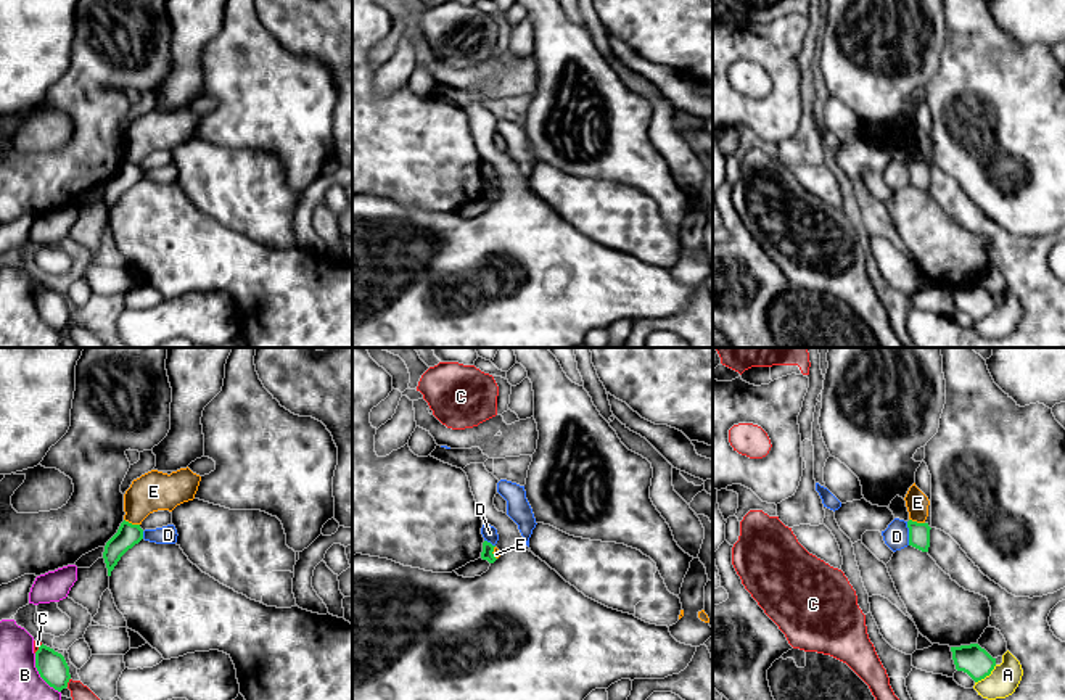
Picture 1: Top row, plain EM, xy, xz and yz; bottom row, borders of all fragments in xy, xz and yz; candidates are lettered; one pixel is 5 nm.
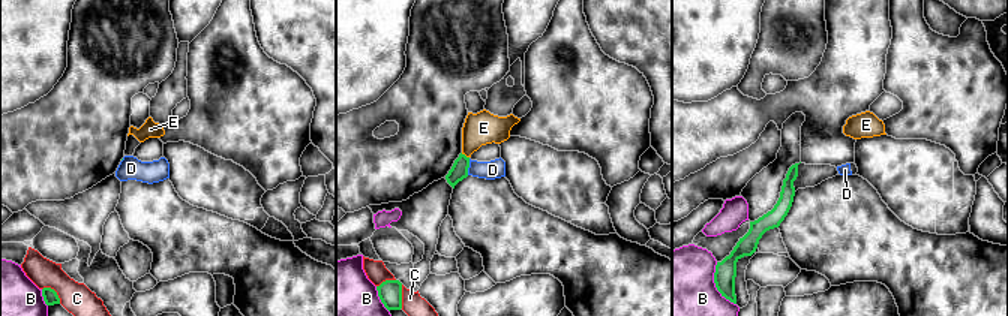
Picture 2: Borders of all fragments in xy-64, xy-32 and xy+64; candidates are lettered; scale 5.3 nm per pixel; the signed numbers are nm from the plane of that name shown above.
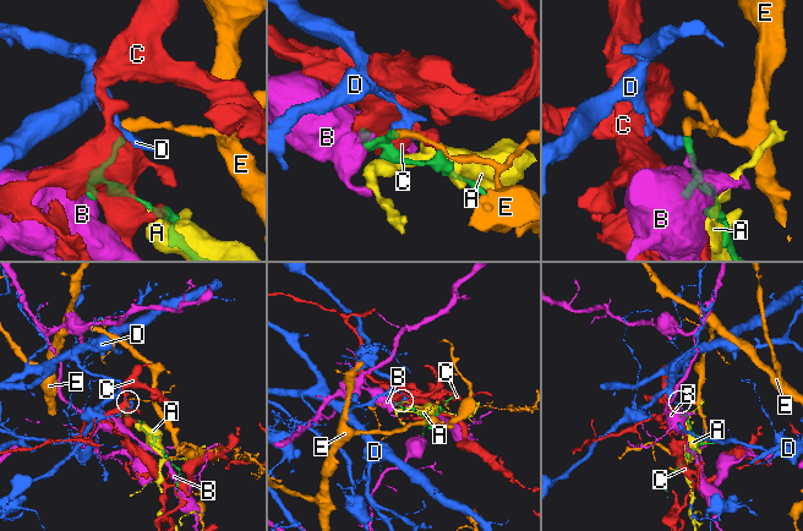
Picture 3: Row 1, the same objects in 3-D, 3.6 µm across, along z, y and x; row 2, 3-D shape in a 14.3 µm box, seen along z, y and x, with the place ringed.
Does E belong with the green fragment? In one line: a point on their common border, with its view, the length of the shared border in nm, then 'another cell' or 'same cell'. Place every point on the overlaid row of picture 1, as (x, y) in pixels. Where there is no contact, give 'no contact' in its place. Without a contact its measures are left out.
xy (131, 523) | 90 nm | another cell

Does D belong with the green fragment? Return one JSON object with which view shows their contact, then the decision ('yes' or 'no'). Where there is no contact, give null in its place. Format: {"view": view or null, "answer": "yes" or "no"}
{"view": "yz", "answer": "no"}

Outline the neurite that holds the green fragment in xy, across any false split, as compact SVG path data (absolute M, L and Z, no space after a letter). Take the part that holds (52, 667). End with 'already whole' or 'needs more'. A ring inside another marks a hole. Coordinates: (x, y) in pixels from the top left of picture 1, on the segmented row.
M42 644L35 652L35 668L40 677L55 690L61 692L68 687L71 674L61 653Z | already whole

